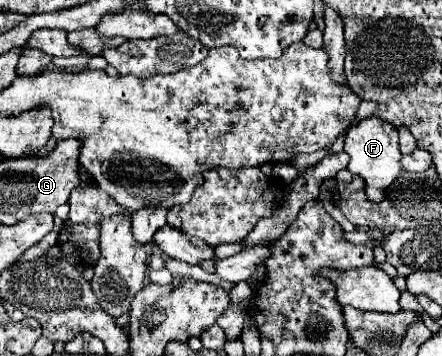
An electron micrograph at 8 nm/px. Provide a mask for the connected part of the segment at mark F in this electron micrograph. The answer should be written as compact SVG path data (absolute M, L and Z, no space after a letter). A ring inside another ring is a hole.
M370 116L360 120L356 126L352 126L344 136L344 152L348 152L350 162L348 170L352 174L358 174L366 182L366 194L372 202L380 202L382 192L400 176L400 148L398 148L398 130L396 126L380 120L378 116Z

